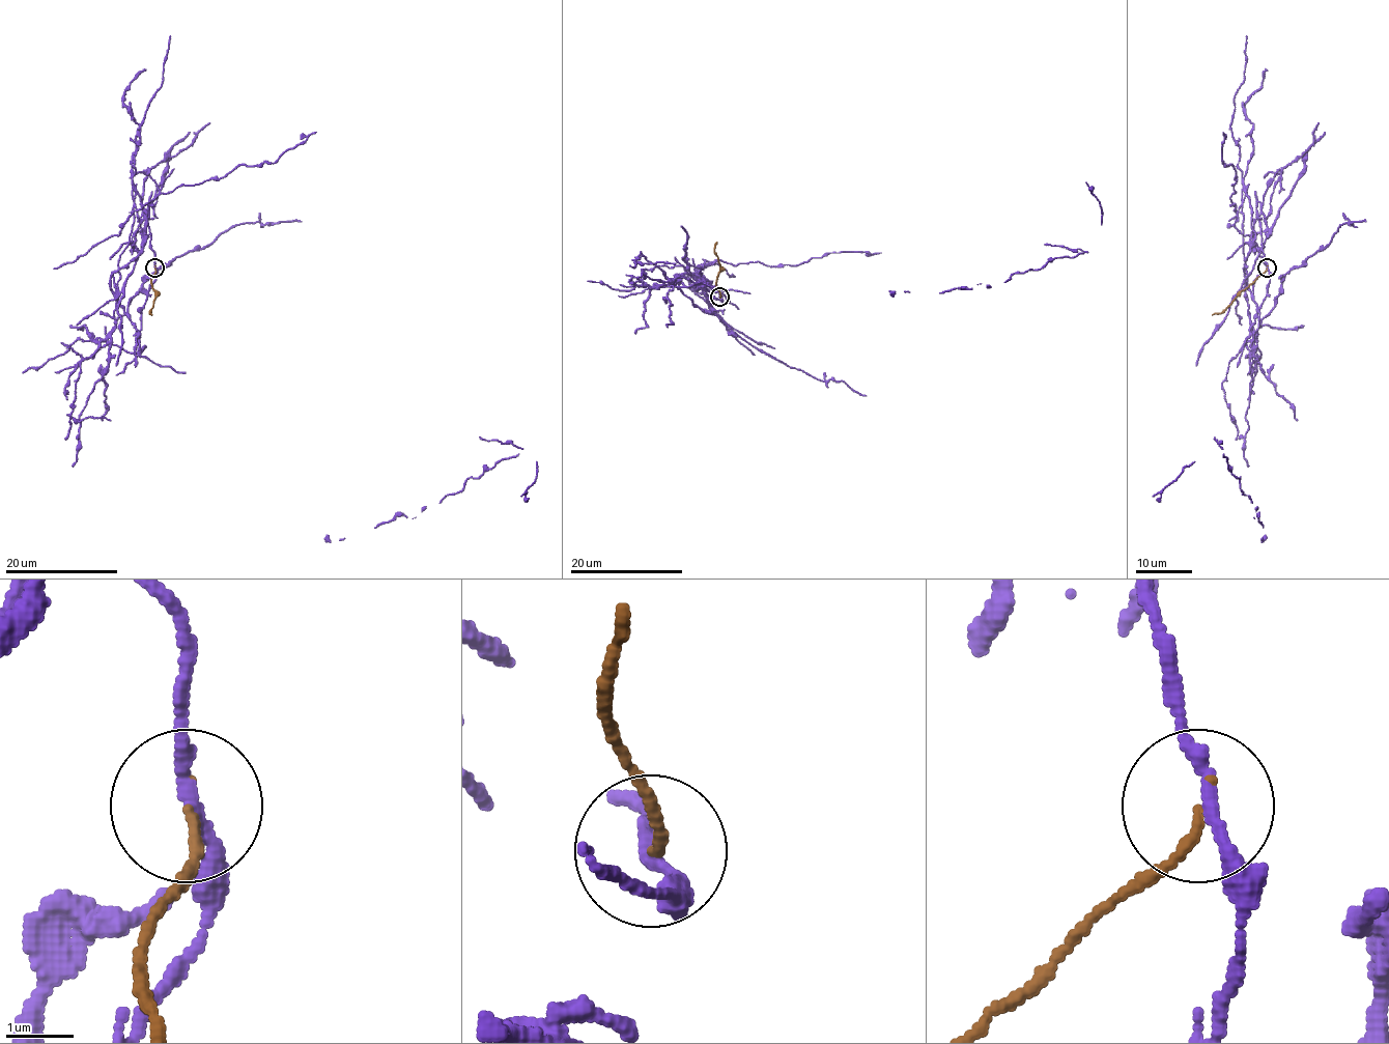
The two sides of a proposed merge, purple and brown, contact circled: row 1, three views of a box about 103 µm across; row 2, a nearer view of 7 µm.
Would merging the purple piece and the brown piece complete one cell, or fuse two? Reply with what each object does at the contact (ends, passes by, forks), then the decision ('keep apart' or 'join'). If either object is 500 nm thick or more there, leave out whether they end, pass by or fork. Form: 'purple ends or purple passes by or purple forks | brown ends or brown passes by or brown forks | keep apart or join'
purple passes by | brown ends | keep apart

